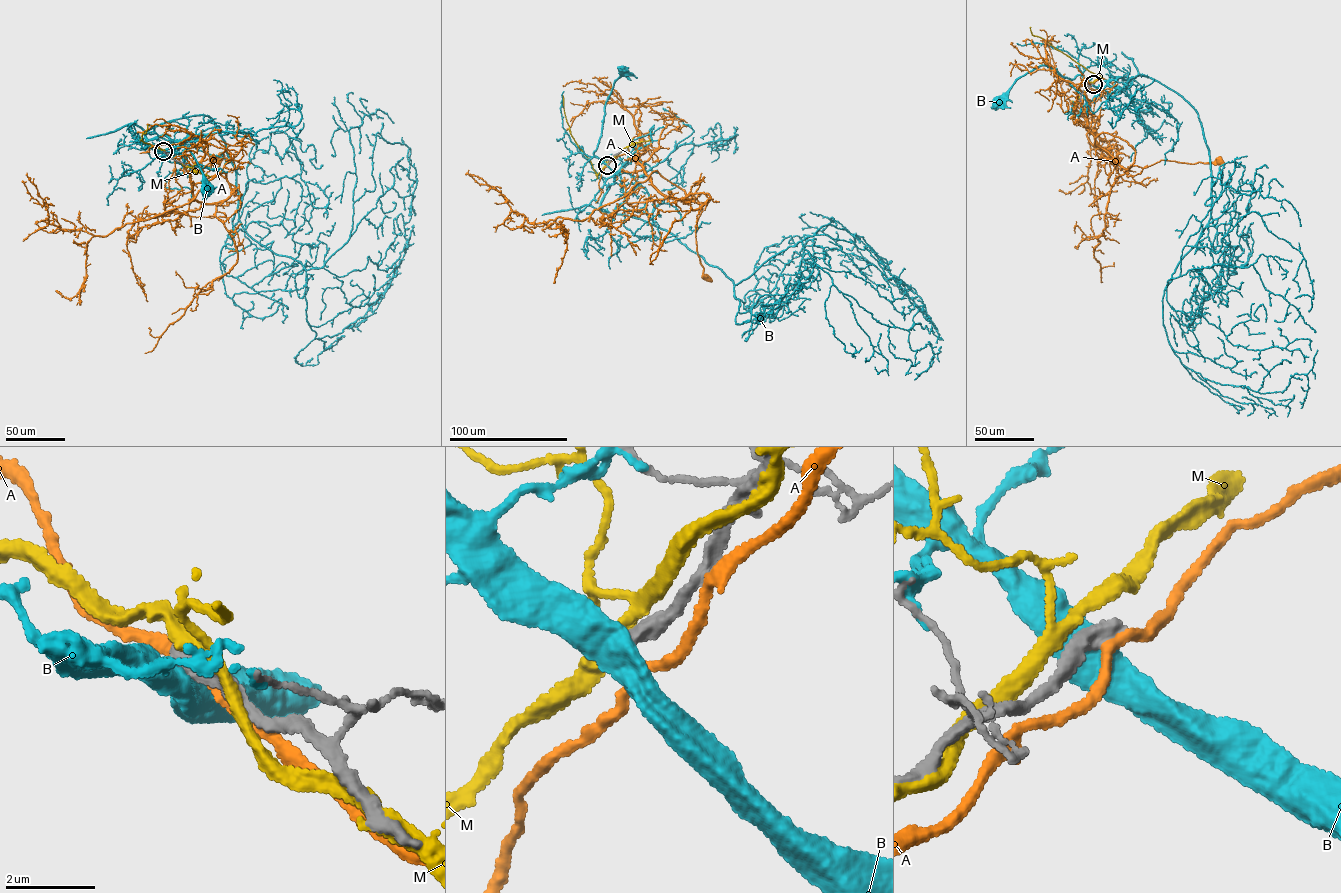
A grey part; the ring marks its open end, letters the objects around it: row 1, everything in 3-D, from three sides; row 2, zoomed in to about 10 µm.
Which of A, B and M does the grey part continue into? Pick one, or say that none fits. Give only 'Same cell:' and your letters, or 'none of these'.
Same cell: none of these

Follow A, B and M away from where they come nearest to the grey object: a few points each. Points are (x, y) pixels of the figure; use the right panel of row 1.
A: (1092, 84), (1082, 102), (1088, 130), (1127, 170), (1165, 160), (1194, 164), (1220, 161)
B: (1092, 84), (1082, 76), (1071, 79), (1045, 65), (1039, 66), (1018, 77), (997, 103)
M: (1091, 84), (1101, 77), (1034, 36), (1030, 27)

